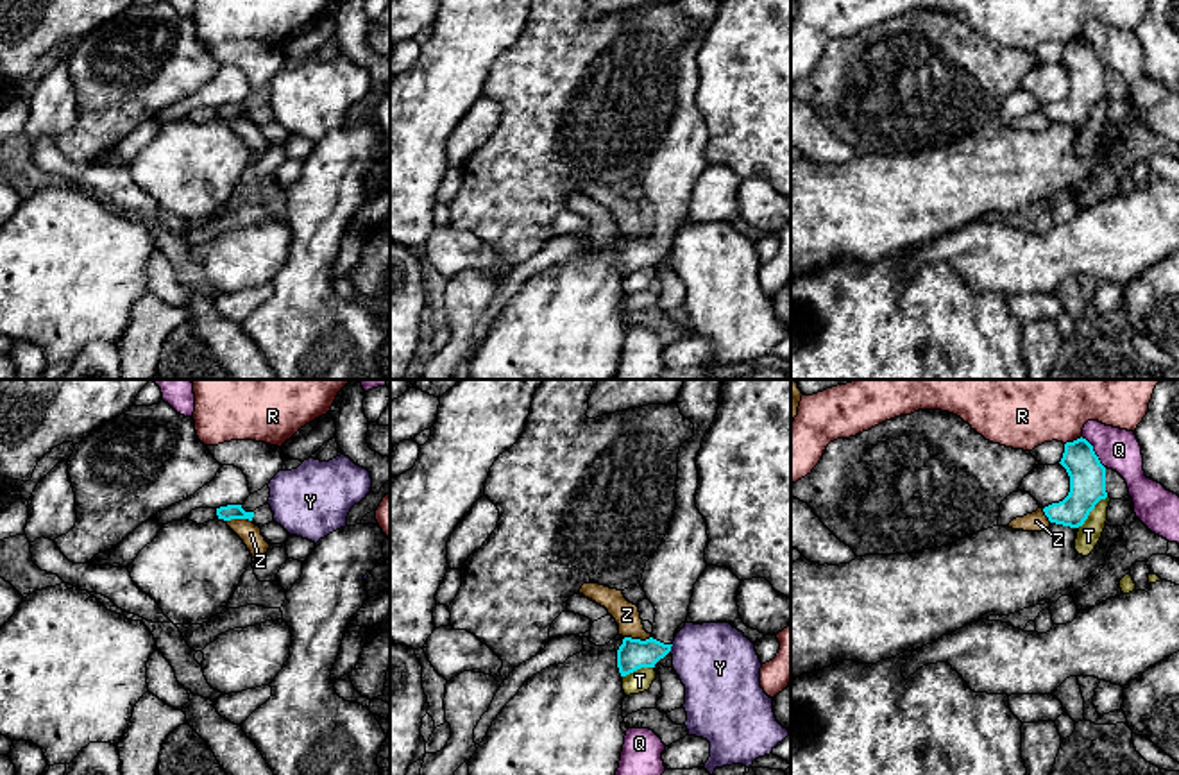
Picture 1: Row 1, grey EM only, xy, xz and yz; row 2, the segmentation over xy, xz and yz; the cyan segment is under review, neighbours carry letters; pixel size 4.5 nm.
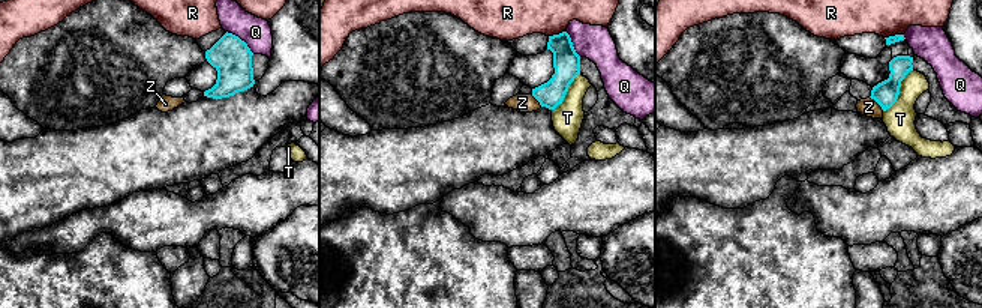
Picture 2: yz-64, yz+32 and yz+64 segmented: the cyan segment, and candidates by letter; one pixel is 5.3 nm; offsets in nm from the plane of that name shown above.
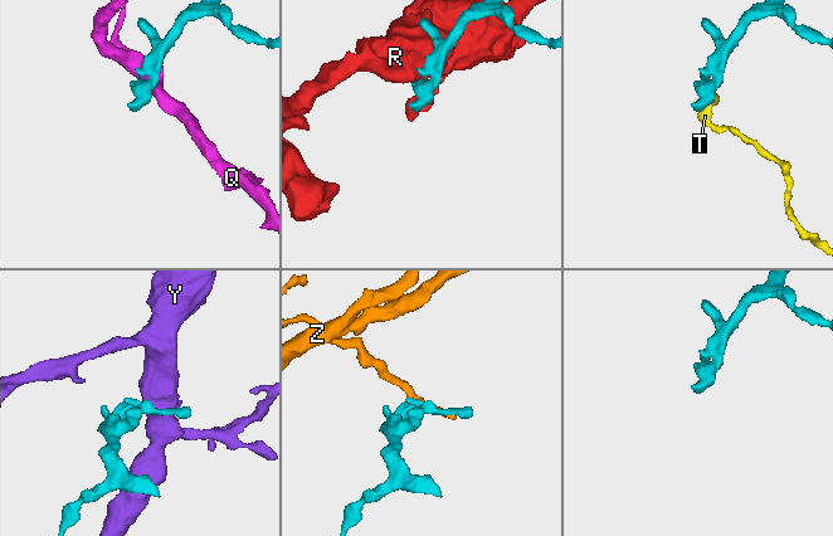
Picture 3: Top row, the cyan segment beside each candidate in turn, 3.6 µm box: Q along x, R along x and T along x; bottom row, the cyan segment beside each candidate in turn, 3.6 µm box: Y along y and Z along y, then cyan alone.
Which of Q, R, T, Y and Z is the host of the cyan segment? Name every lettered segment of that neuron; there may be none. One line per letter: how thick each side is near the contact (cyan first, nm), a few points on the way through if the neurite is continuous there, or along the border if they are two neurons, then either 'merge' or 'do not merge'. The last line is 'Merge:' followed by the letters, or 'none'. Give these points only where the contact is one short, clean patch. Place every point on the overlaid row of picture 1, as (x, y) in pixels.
Q: calibres 160 and 190 nm; do not merge
R: calibres 160 and 440 nm; do not merge
T: calibres 160 and 110 nm; border yz (1106, 496), (1077, 527); do not merge
Y: calibres 140 and 360 nm; do not merge
Z: calibres 70 and 90 nm; border xy (251, 519), (226, 521); do not merge
Merge: none

